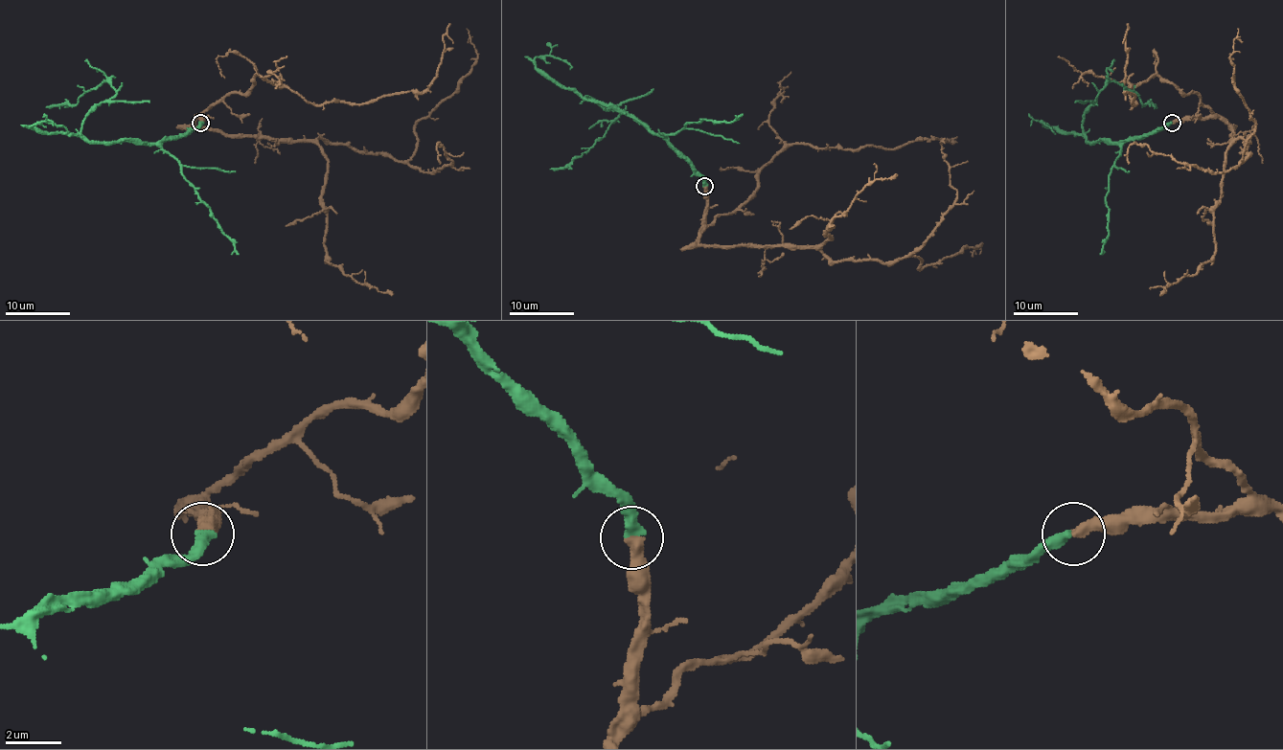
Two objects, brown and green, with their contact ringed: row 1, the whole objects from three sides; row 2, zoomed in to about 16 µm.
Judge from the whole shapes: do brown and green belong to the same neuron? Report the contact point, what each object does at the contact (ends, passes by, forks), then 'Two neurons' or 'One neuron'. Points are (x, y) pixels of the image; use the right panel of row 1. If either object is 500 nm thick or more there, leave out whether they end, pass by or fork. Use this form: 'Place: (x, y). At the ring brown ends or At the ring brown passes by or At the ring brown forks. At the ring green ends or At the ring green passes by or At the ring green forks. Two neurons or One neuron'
Place: (1172, 123). At the ring brown ends. At the ring green ends. One neuron

